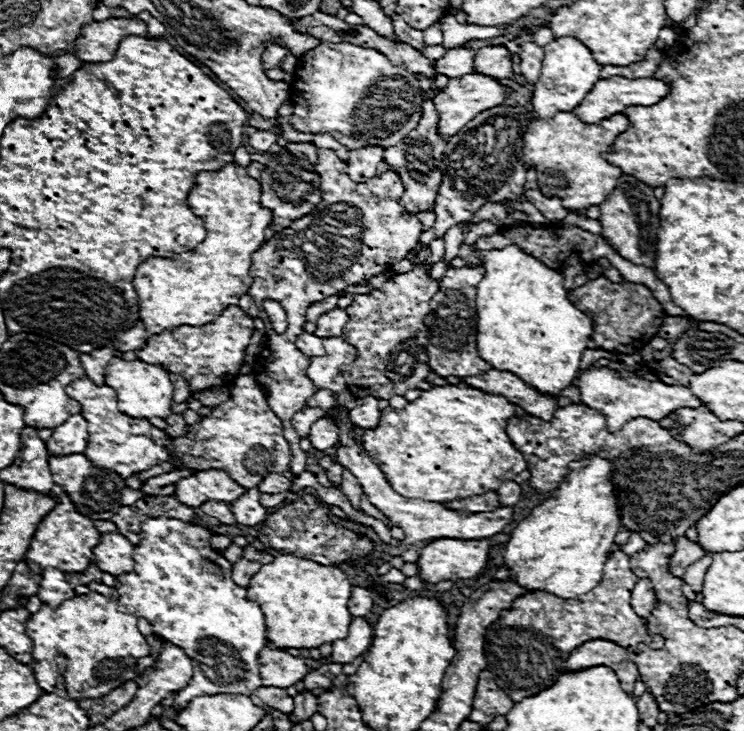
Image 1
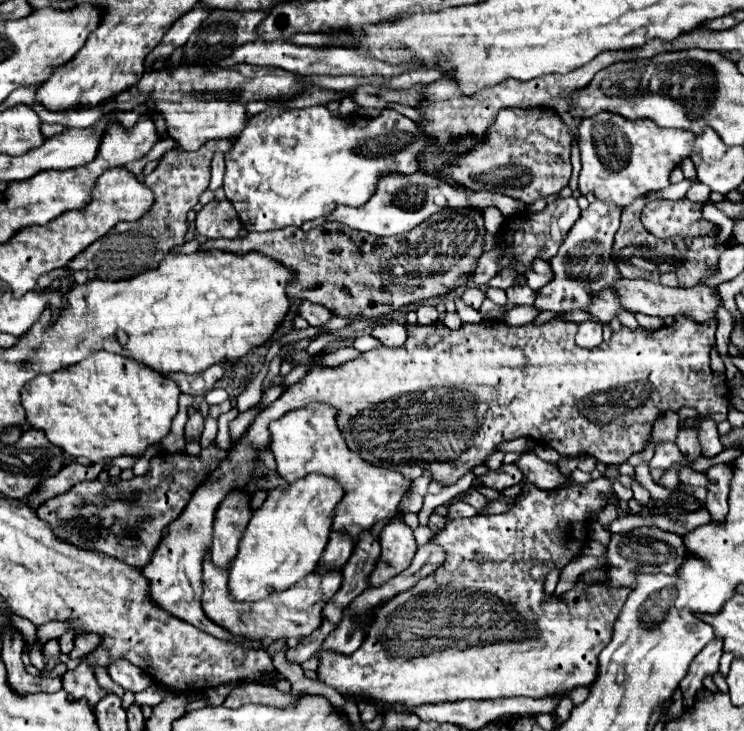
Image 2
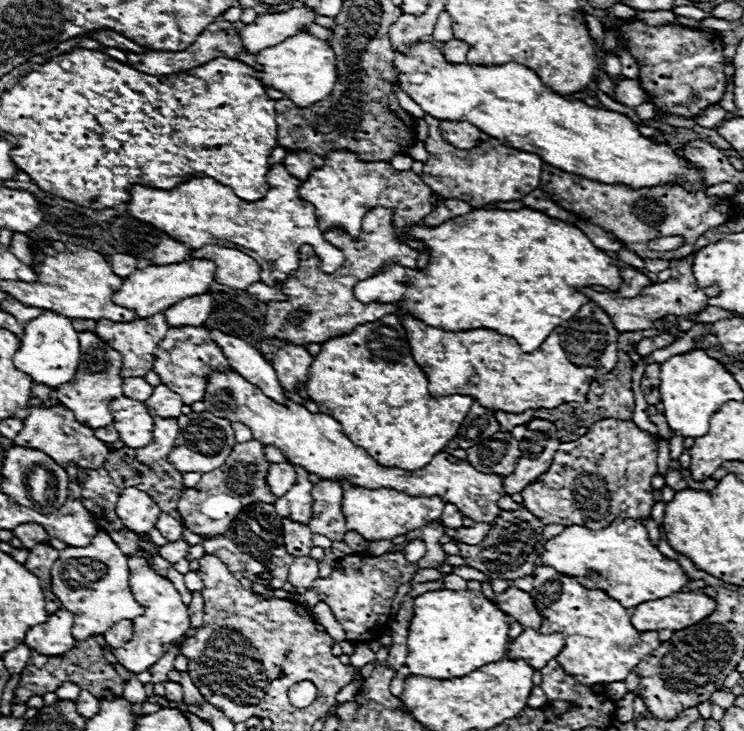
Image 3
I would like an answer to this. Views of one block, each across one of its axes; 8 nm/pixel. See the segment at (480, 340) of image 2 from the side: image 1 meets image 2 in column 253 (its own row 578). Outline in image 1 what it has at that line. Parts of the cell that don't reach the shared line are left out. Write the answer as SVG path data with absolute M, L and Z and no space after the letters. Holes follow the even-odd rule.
M440 538L432 540L426 548L420 550L418 566L420 566L420 578L424 578L428 584L436 584L442 580L468 580L482 574L482 570L488 564L488 552L490 546L486 540L456 540L456 538ZM640 578L632 590L632 608L640 618L648 618L656 604L656 594L648 578Z

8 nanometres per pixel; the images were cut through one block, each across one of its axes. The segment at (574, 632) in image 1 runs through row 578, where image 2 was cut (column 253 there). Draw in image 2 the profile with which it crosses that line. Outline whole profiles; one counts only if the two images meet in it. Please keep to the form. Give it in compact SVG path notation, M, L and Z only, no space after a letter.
M210 552L204 556L204 562L202 562L202 588L204 588L202 608L204 608L206 616L232 634L242 634L242 636L256 638L256 640L262 640L262 642L268 642L268 644L272 644L276 640L286 640L286 638L306 638L314 630L318 630L322 620L324 620L322 618L324 602L328 602L340 590L340 586L342 586L342 570L328 570L326 574L322 574L316 568L316 572L310 572L304 580L300 580L300 584L294 584L292 588L288 588L284 592L276 592L276 596L268 596L268 600L238 602L238 600L232 600L232 594L228 592L228 568L214 566L212 560L210 560Z

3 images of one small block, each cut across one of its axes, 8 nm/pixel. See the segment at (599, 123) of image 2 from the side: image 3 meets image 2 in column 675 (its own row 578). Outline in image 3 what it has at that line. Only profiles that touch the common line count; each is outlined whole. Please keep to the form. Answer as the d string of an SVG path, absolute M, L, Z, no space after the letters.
M128 556L128 568L130 568L130 588L132 588L132 594L136 596L136 602L144 608L144 616L134 620L134 636L132 636L132 640L124 648L114 648L112 652L118 658L118 662L128 672L134 674L132 678L128 678L124 682L124 700L130 702L130 704L144 704L146 702L146 690L144 690L144 684L136 680L136 674L148 670L154 662L158 662L168 652L168 648L182 634L186 634L190 630L190 618L188 618L188 608L180 600L180 594L176 592L174 584L168 578L158 576L150 568L146 558Z

